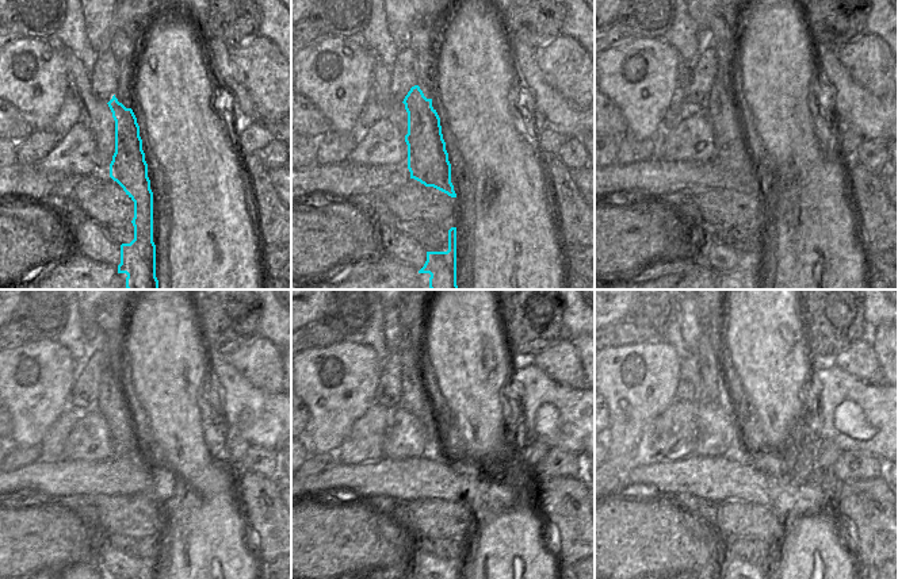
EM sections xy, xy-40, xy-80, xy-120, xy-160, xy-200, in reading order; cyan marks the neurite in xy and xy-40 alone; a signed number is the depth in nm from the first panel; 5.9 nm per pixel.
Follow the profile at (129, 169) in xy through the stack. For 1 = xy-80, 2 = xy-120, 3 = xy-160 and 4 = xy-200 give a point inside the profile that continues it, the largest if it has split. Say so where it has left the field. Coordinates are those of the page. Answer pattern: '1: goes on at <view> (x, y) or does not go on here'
1: goes on at xy-80 (732, 153)
2: goes on at xy-120 (111, 403)
3: goes on at xy-160 (415, 399)
4: goes on at xy-200 (709, 359)

